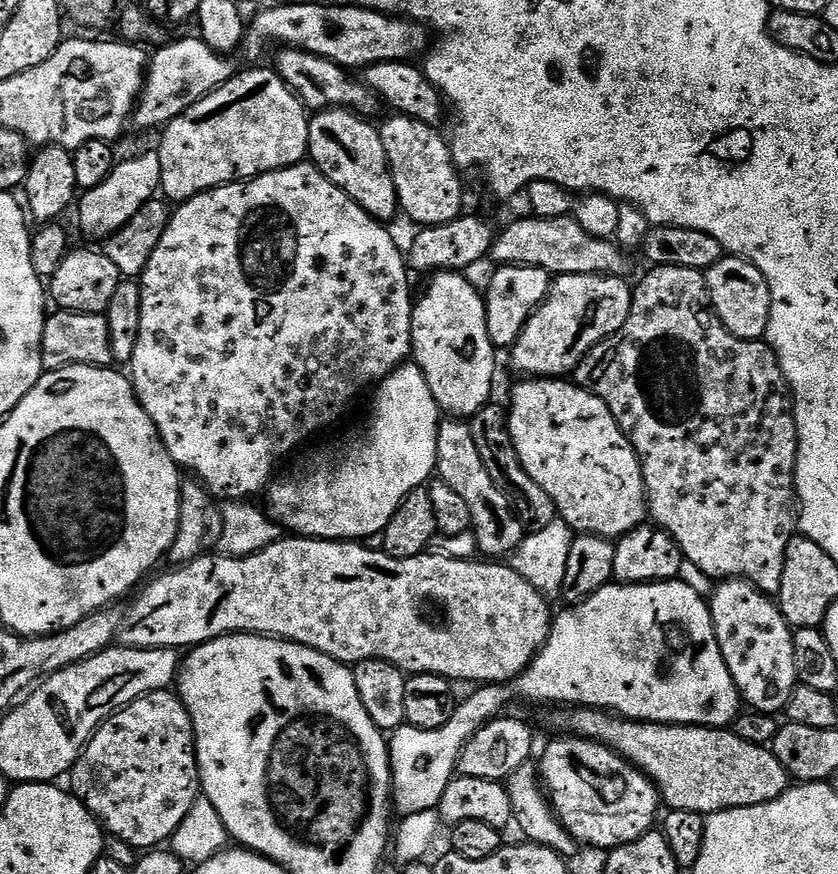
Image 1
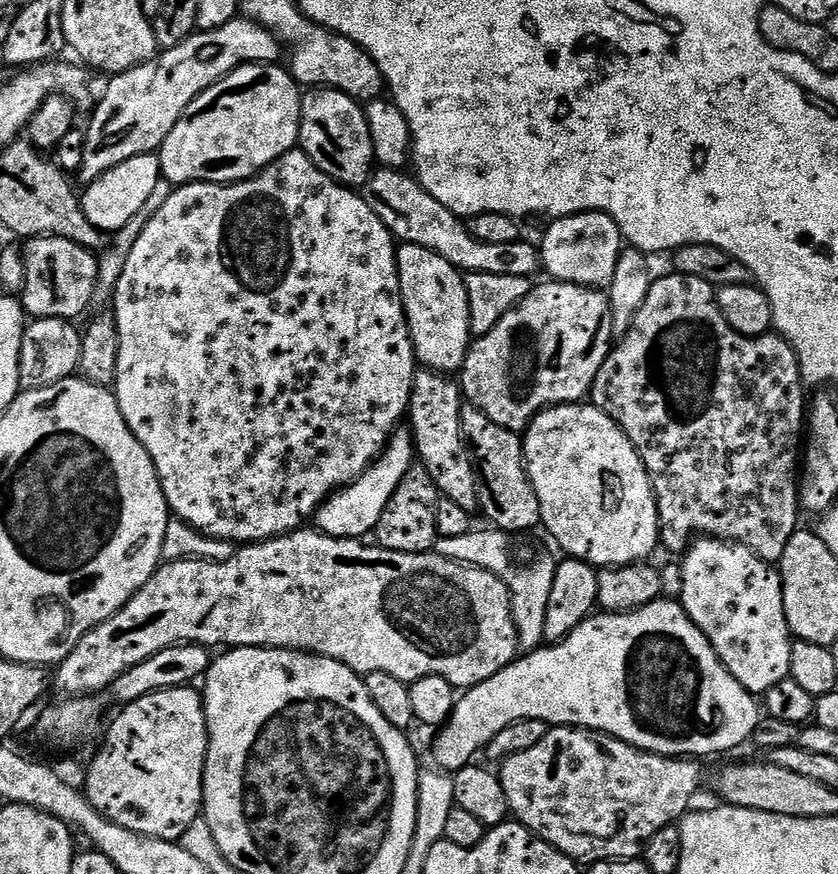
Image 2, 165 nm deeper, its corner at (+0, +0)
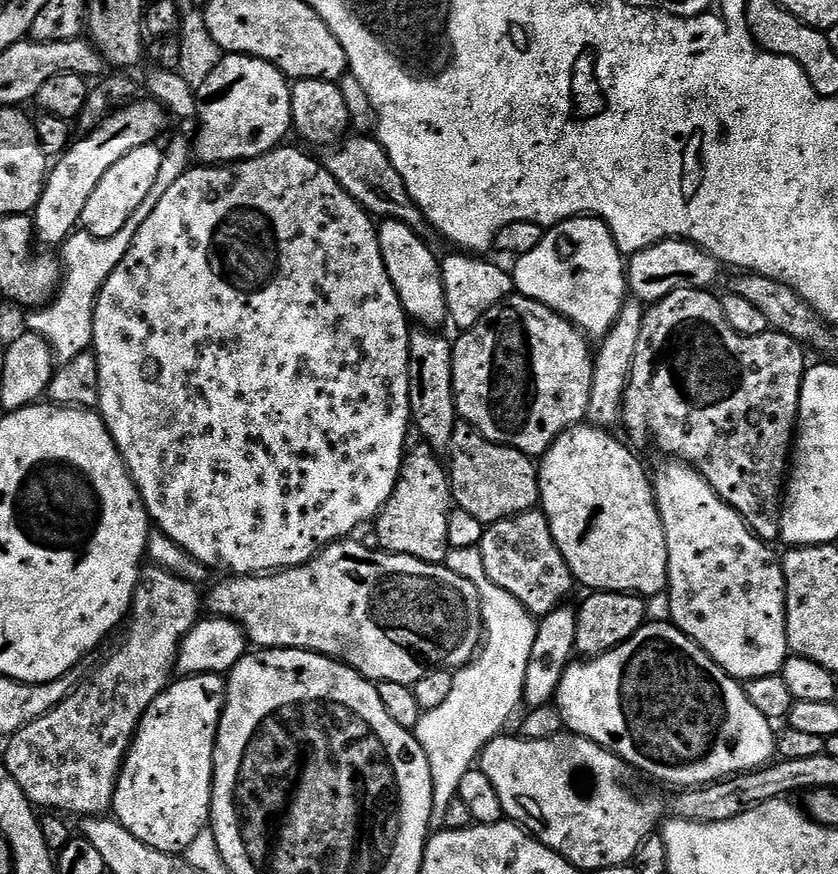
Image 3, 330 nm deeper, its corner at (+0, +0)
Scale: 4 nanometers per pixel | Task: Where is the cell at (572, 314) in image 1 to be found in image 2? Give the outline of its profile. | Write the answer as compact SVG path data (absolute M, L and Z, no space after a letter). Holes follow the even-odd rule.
M552 280L548 284L537 283L530 290L530 294L526 294L526 298L522 298L522 302L518 302L518 306L511 308L501 320L494 326L494 330L490 330L490 334L485 336L477 336L473 339L466 358L464 366L458 373L458 383L463 399L467 403L478 406L478 410L482 410L482 414L486 414L486 418L490 418L494 422L498 422L498 426L506 426L506 430L520 434L527 429L533 418L546 408L553 408L556 404L579 404L591 393L592 383L598 374L598 370L602 370L602 362L606 362L609 352L614 347L614 337L612 335L612 318L610 316L610 302L608 301L607 291L599 288L583 288L577 284L564 284L561 280Z

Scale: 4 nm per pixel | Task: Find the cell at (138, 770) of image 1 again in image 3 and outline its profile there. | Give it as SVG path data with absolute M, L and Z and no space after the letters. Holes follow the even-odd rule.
M214 672L176 678L141 718L111 807L115 819L138 842L146 842L154 850L184 854L190 842L209 827L216 735L225 691L225 677Z

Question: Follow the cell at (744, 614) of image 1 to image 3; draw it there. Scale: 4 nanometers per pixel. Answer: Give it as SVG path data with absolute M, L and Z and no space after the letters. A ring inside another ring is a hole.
M672 458L657 470L652 480L652 491L656 494L656 509L662 518L662 526L666 534L666 550L668 551L668 587L666 595L670 598L671 623L690 637L705 654L717 664L728 676L741 682L766 678L767 676L781 675L785 660L790 653L788 651L788 639L786 638L786 614L784 613L784 566L781 557L771 543L760 539L752 533L746 521L732 509L710 486L710 482L699 470L691 464L679 459Z

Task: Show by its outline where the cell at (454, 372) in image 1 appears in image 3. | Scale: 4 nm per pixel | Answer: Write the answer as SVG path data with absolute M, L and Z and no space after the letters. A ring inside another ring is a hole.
M387 218L379 221L376 229L378 246L382 250L382 262L386 262L386 274L394 282L394 290L402 302L405 312L413 321L424 326L445 323L448 320L446 290L442 282L441 261L424 245L424 240L417 229L403 224L400 220Z

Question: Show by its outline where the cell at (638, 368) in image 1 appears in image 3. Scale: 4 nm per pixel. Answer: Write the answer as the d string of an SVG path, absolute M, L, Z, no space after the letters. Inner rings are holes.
M699 288L698 290L674 290L674 294L666 294L658 303L651 305L644 313L642 330L638 334L638 350L634 354L632 375L628 385L628 394L624 397L623 427L632 431L632 436L640 440L647 434L648 428L656 439L656 444L667 455L679 458L700 471L707 478L718 495L734 509L755 536L769 542L780 540L780 510L782 507L782 493L786 488L786 477L790 471L790 453L794 448L794 437L798 432L800 419L800 391L804 381L806 363L804 364L805 349L794 338L781 332L767 331L757 336L743 336L730 330L730 322L722 314L721 297L711 296L711 291Z

